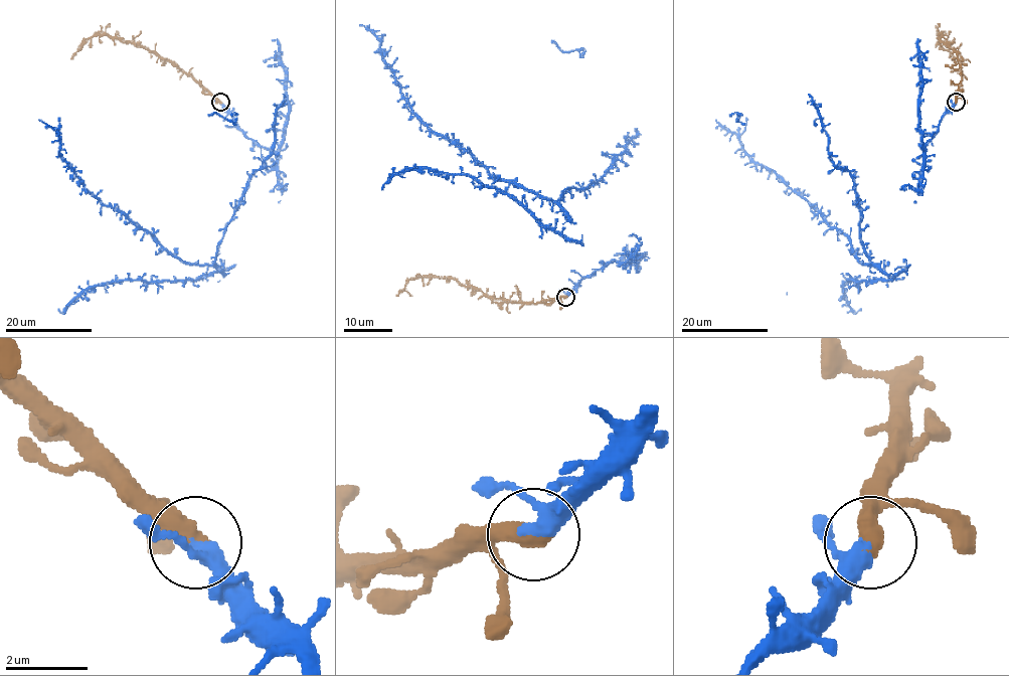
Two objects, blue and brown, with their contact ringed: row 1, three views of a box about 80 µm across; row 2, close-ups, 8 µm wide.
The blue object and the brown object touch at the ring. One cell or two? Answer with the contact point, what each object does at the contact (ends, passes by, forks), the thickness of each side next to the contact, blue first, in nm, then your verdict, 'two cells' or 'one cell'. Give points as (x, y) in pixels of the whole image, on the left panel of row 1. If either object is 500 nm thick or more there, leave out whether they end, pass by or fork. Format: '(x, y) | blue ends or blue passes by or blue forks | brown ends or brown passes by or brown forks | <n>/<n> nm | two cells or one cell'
(220, 102) | 320/550 nm | one cell

